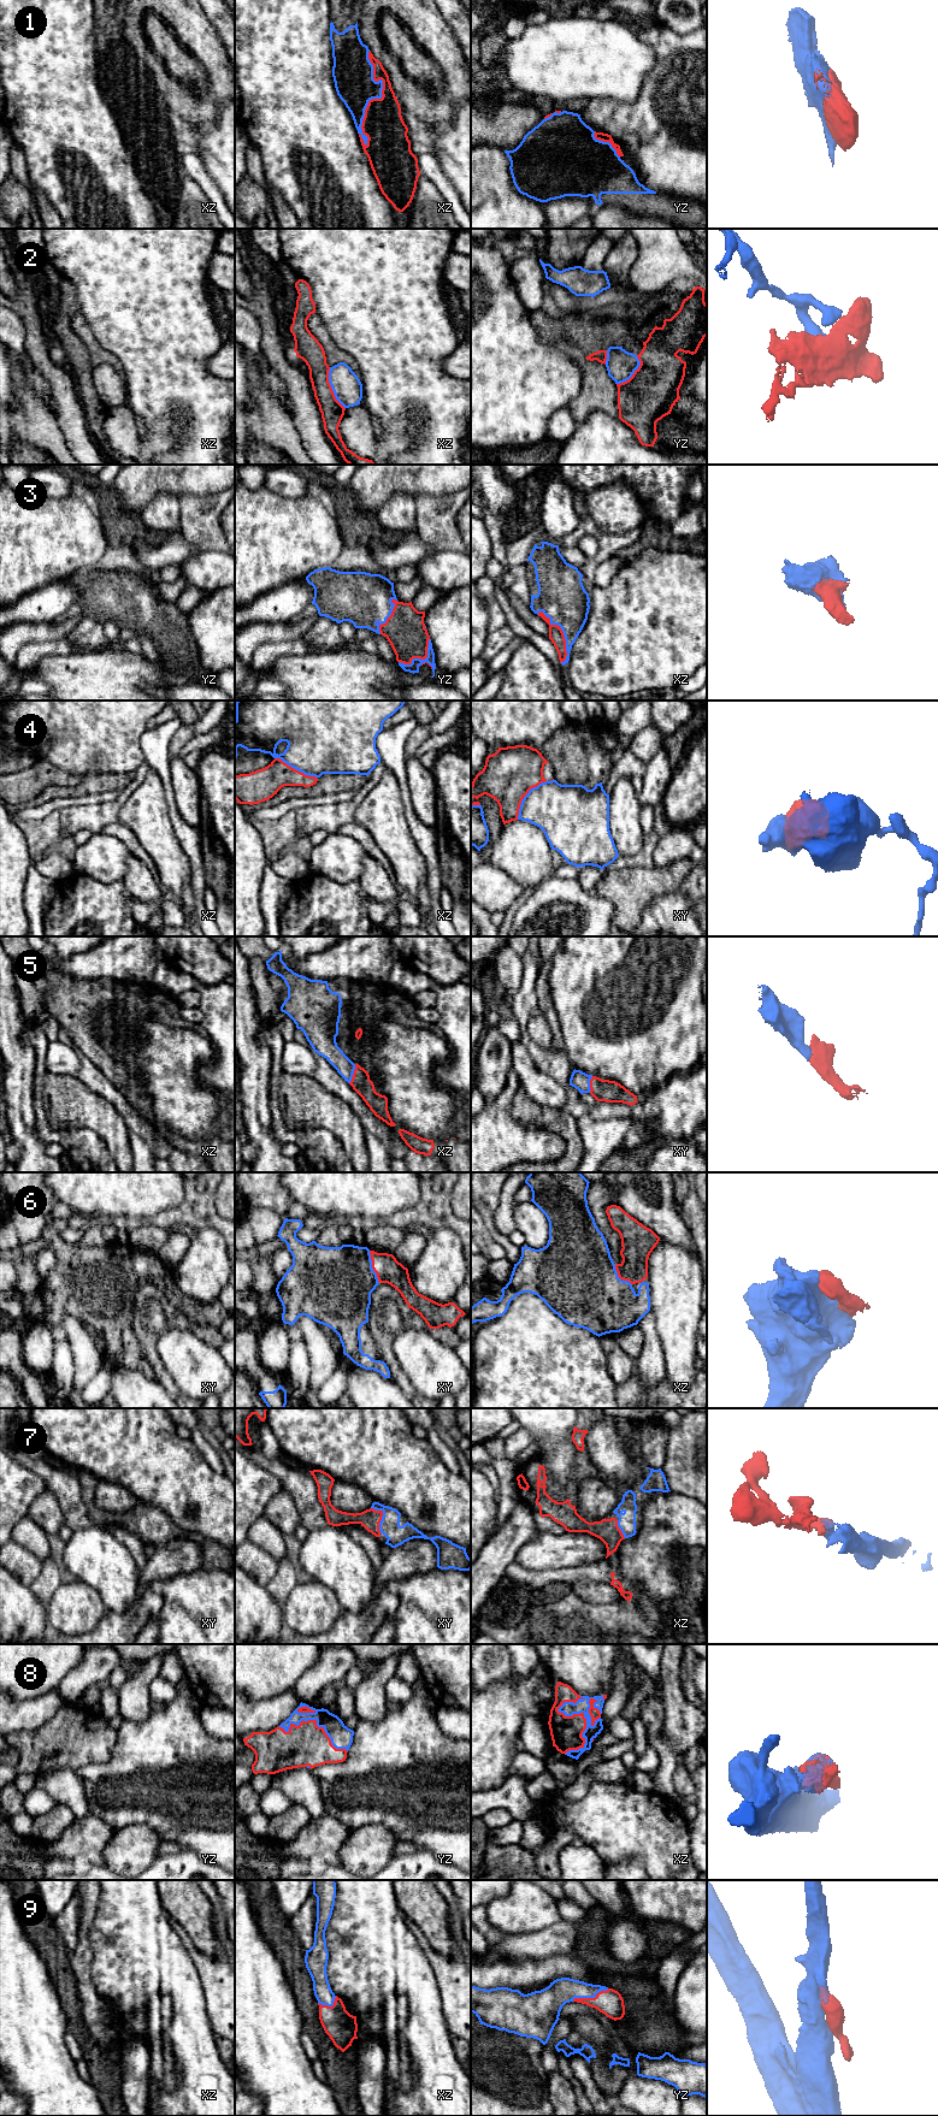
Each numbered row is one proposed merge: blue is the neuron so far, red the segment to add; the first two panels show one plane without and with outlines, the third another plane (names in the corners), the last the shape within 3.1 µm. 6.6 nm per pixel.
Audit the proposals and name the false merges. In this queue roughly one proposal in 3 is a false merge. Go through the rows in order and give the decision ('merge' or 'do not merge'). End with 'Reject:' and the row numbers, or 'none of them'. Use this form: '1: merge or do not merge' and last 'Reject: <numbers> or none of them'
1: merge
2: do not merge
3: merge
4: do not merge
5: merge
6: merge
7: merge
8: merge
9: merge
Reject: 2, 4

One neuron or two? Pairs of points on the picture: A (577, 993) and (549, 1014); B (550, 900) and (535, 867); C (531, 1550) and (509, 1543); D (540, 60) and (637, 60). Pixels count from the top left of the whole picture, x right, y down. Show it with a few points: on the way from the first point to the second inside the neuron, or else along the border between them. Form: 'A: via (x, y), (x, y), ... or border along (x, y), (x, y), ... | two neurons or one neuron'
A: border along (547, 982), (562, 1036) | two neurons
B: border along (552, 874), (534, 887) | two neurons
C: border along (540, 1526), (536, 1535), (520, 1548), (513, 1560) | two neurons
D: via (564, 60), (613, 60) | one neuron

